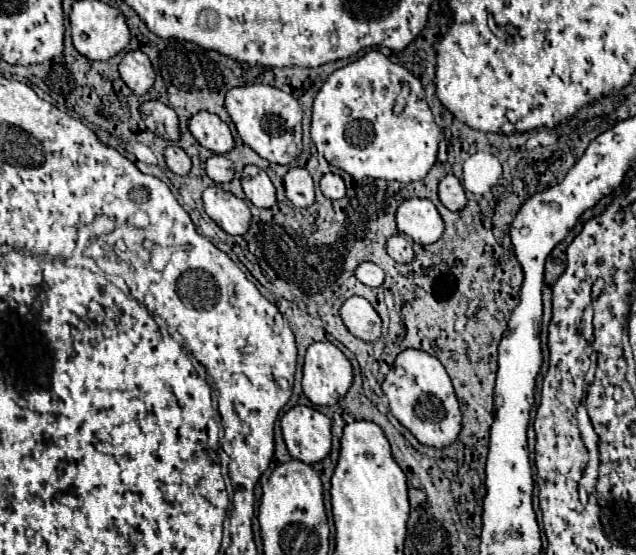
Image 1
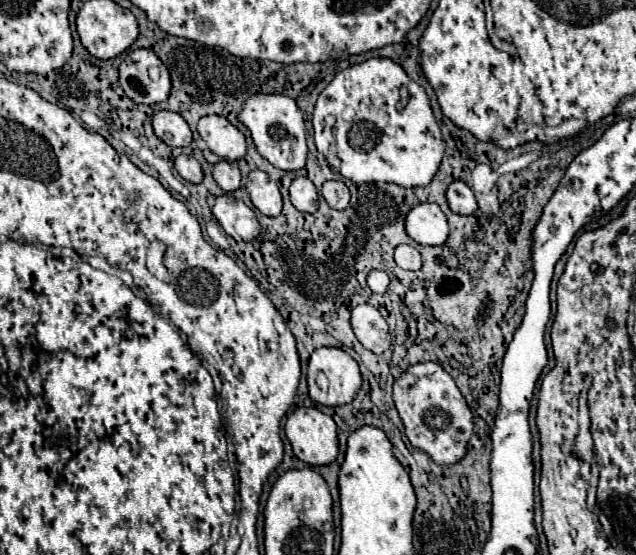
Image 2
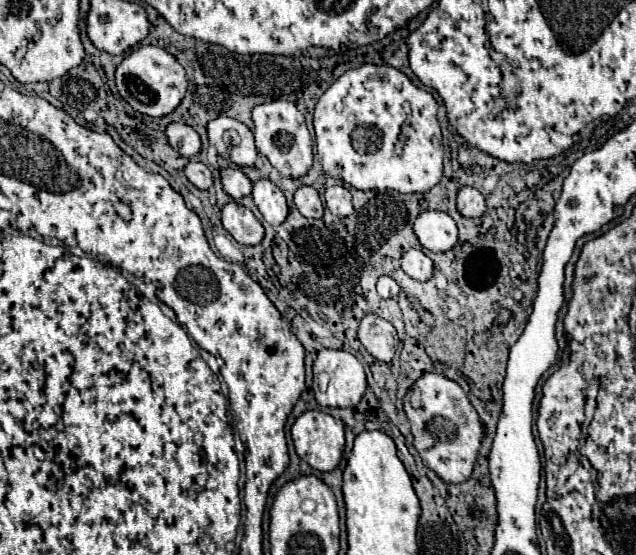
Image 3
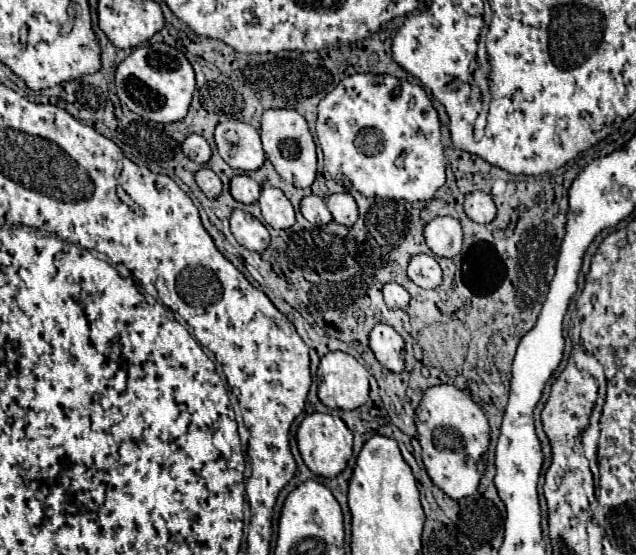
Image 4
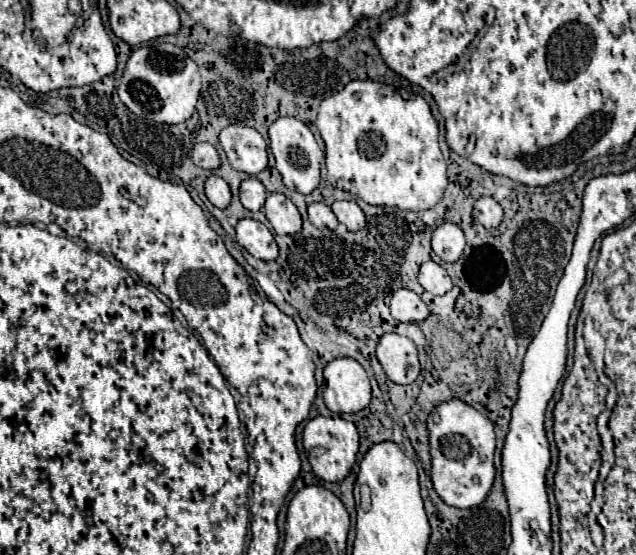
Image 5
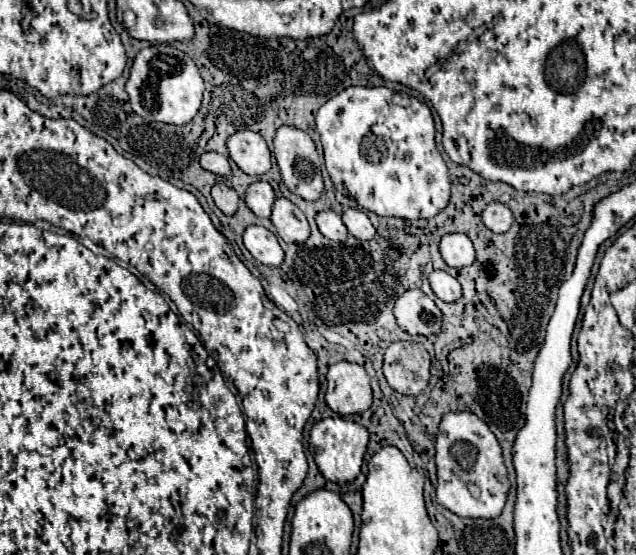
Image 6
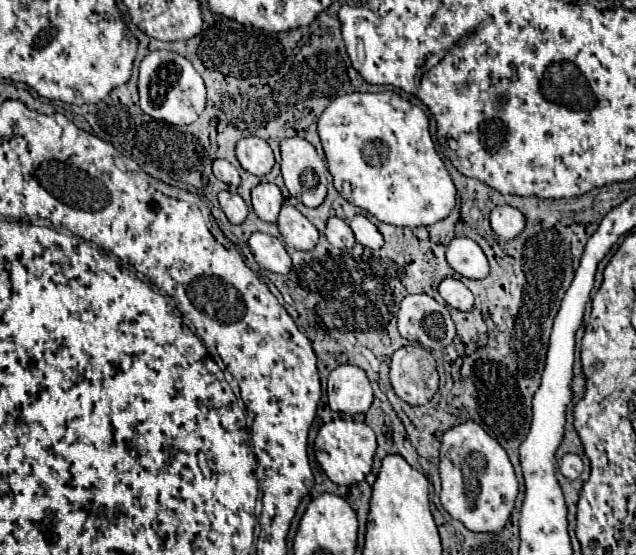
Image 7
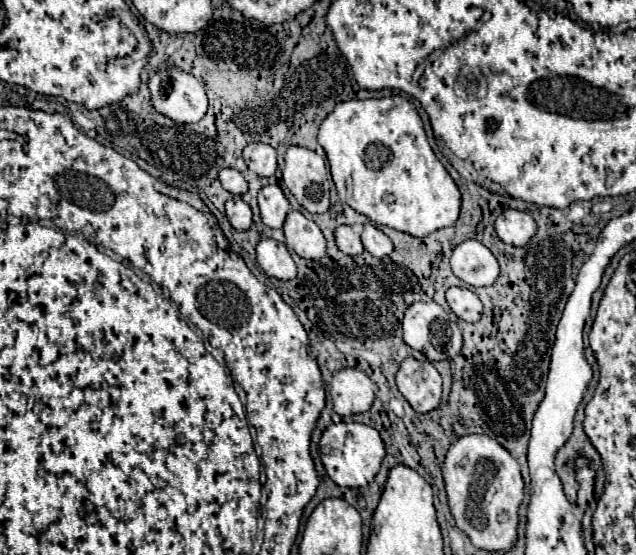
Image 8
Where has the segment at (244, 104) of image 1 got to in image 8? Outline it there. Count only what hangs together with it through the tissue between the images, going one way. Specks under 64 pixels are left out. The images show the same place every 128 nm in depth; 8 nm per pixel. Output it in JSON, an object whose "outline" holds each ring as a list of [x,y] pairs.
{"outline":[[[292,146],[284,156],[282,180],[294,194],[298,204],[302,204],[312,214],[322,214],[330,208],[330,170],[326,162],[308,148]]]}

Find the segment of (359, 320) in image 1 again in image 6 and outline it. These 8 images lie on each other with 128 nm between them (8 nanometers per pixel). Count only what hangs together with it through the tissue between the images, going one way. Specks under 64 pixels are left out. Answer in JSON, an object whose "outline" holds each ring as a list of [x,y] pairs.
{"outline":[[[392,342],[384,354],[384,376],[392,390],[418,396],[430,380],[430,354],[418,342]]]}

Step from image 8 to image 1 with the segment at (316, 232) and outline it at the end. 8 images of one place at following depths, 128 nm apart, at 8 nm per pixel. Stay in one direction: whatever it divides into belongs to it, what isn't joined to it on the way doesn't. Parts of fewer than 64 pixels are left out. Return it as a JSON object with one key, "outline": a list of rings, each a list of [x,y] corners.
{"outline":[[[246,166],[242,172],[242,188],[246,198],[256,208],[272,208],[276,204],[276,190],[268,174],[258,166]]]}

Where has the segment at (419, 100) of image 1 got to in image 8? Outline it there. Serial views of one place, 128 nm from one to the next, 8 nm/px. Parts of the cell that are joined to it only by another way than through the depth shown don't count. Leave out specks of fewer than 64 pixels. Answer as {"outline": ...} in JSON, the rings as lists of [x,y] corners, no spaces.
{"outline":[[[402,96],[372,98],[372,100],[348,100],[340,102],[332,114],[322,122],[318,142],[326,152],[330,172],[340,198],[356,212],[370,218],[376,226],[390,226],[410,236],[428,236],[440,228],[452,226],[460,212],[460,190],[442,162],[434,156],[422,120],[414,104]]]}

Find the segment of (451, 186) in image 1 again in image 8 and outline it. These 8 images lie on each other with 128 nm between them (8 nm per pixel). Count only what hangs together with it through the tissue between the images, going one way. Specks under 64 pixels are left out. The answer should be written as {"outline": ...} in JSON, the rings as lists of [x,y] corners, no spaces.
{"outline":[[[504,210],[496,218],[496,234],[502,242],[512,246],[526,246],[530,238],[536,234],[538,226],[528,212]]]}

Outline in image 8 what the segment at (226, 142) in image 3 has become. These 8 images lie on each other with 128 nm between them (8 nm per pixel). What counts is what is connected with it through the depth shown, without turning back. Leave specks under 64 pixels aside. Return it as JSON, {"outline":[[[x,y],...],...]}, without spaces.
{"outline":[[[248,144],[248,148],[244,148],[244,160],[248,168],[262,178],[268,178],[276,172],[276,150],[268,144]]]}

